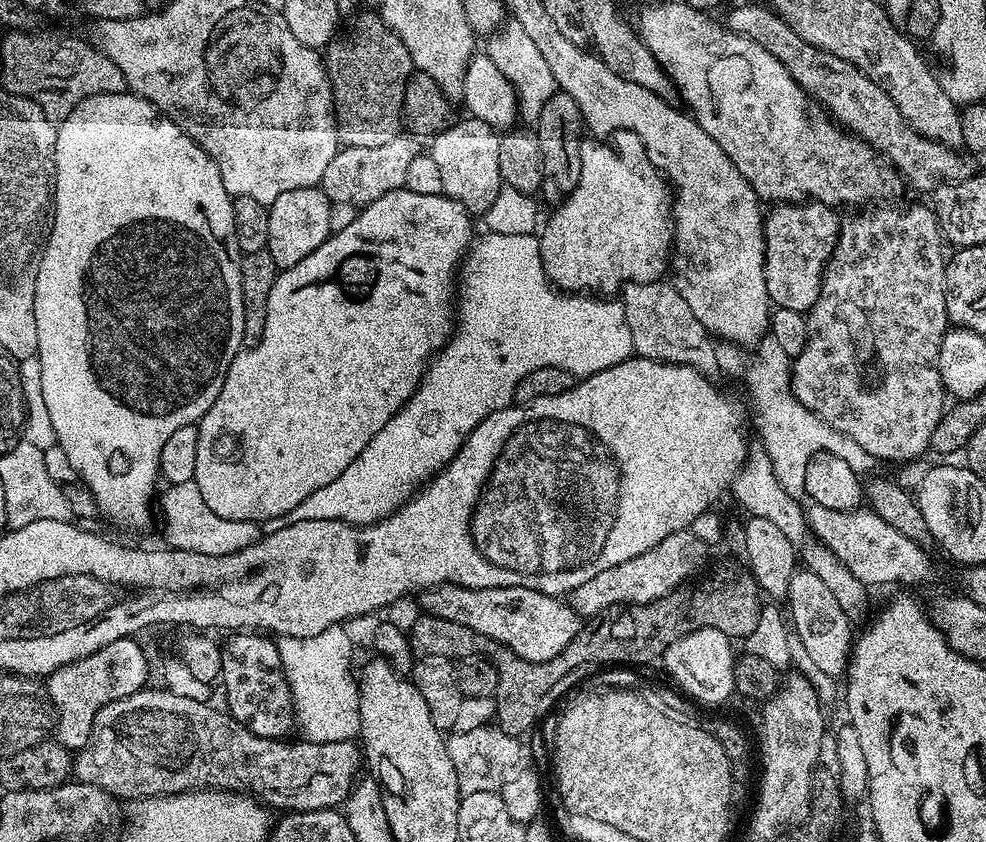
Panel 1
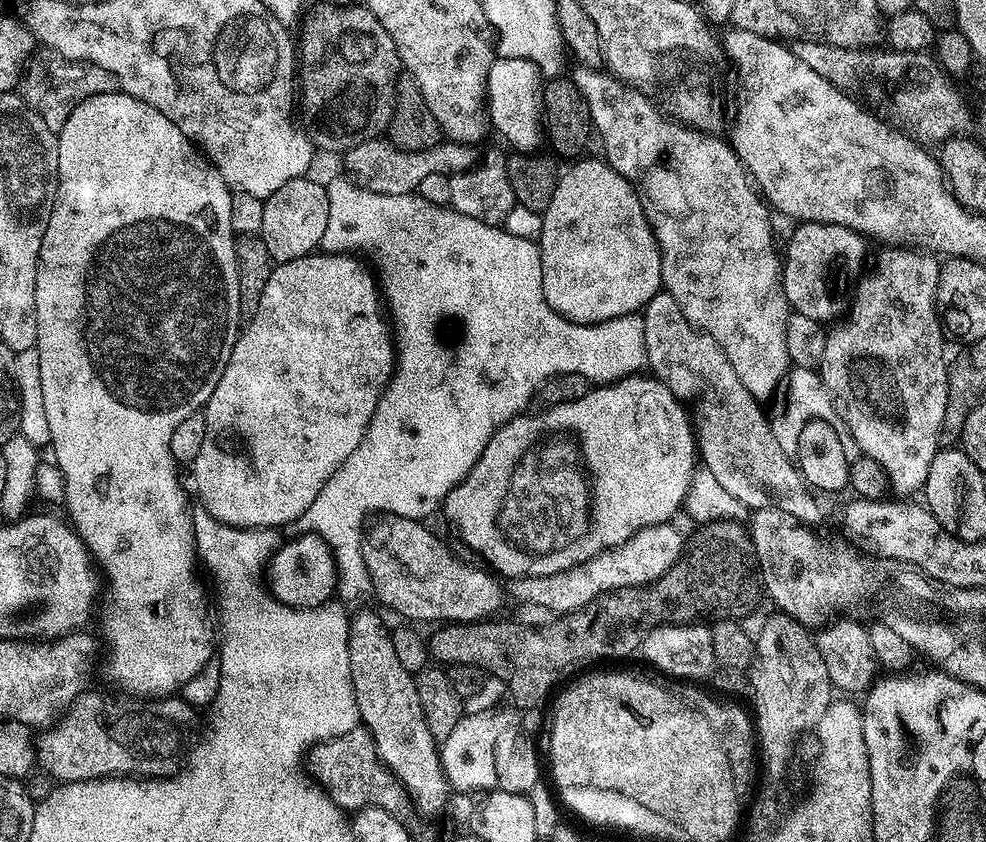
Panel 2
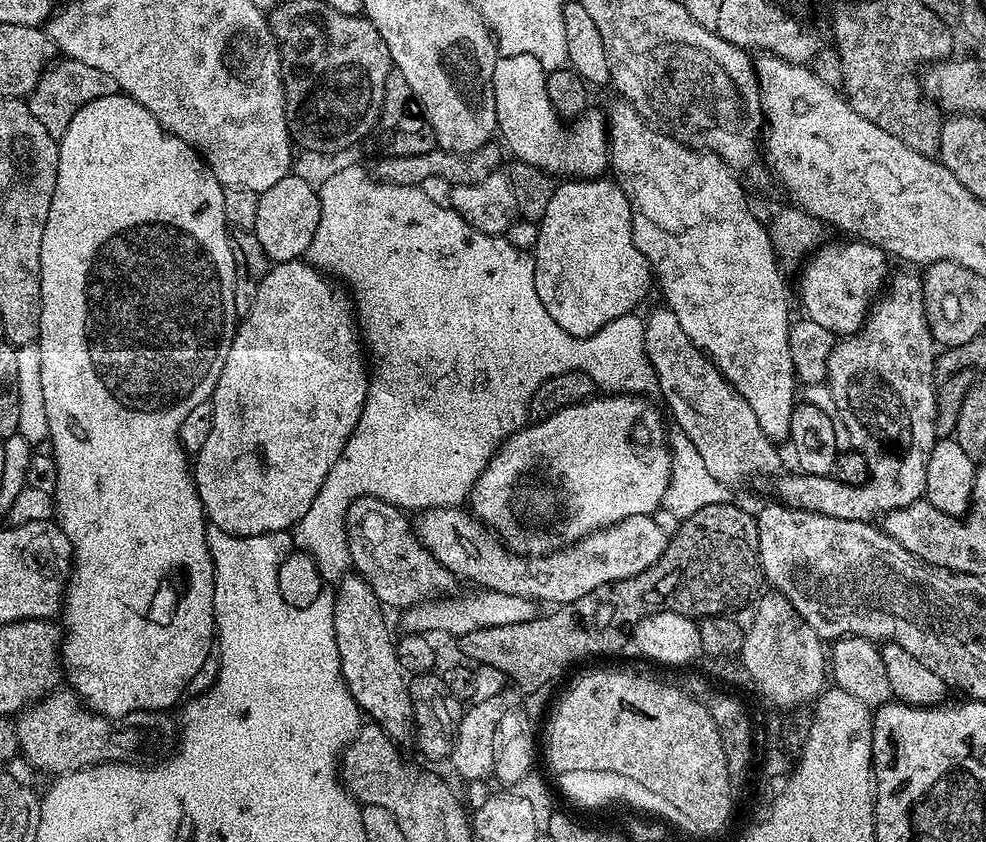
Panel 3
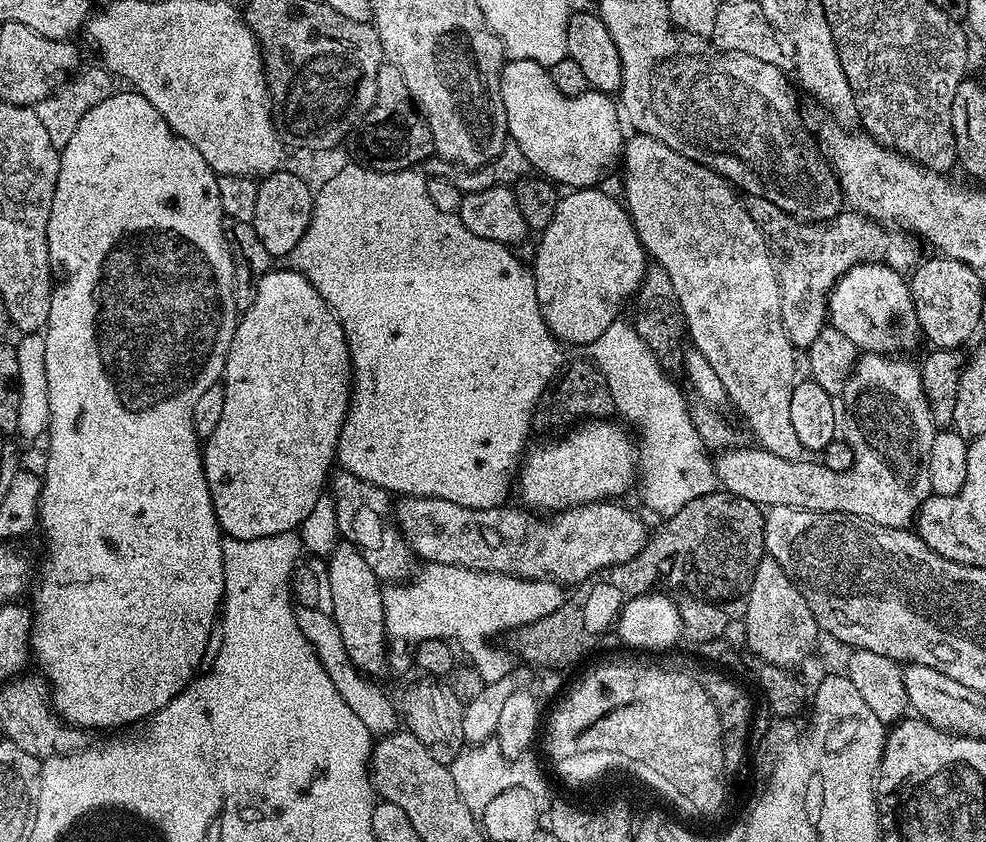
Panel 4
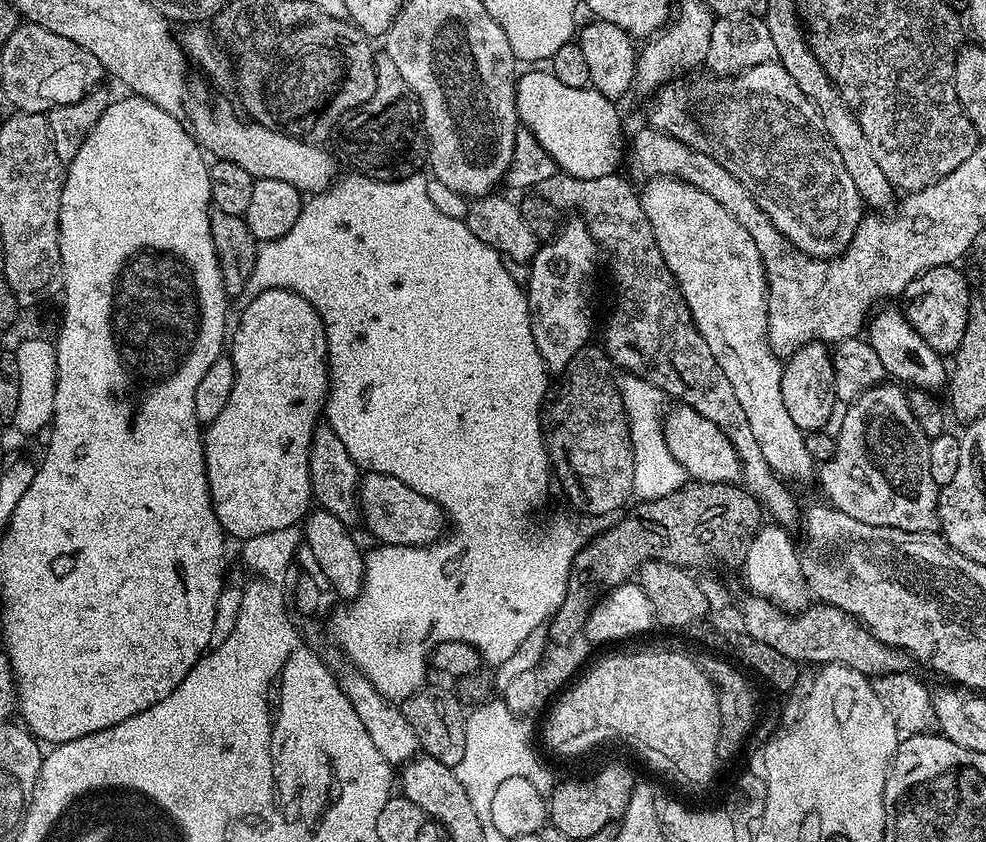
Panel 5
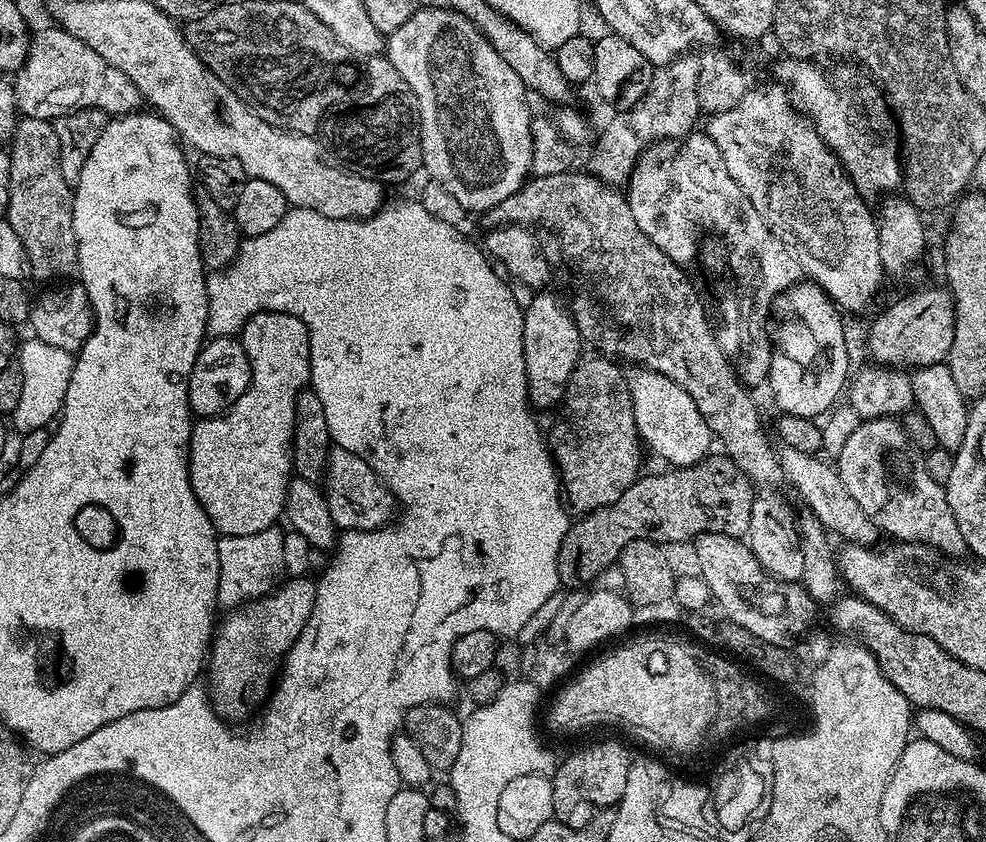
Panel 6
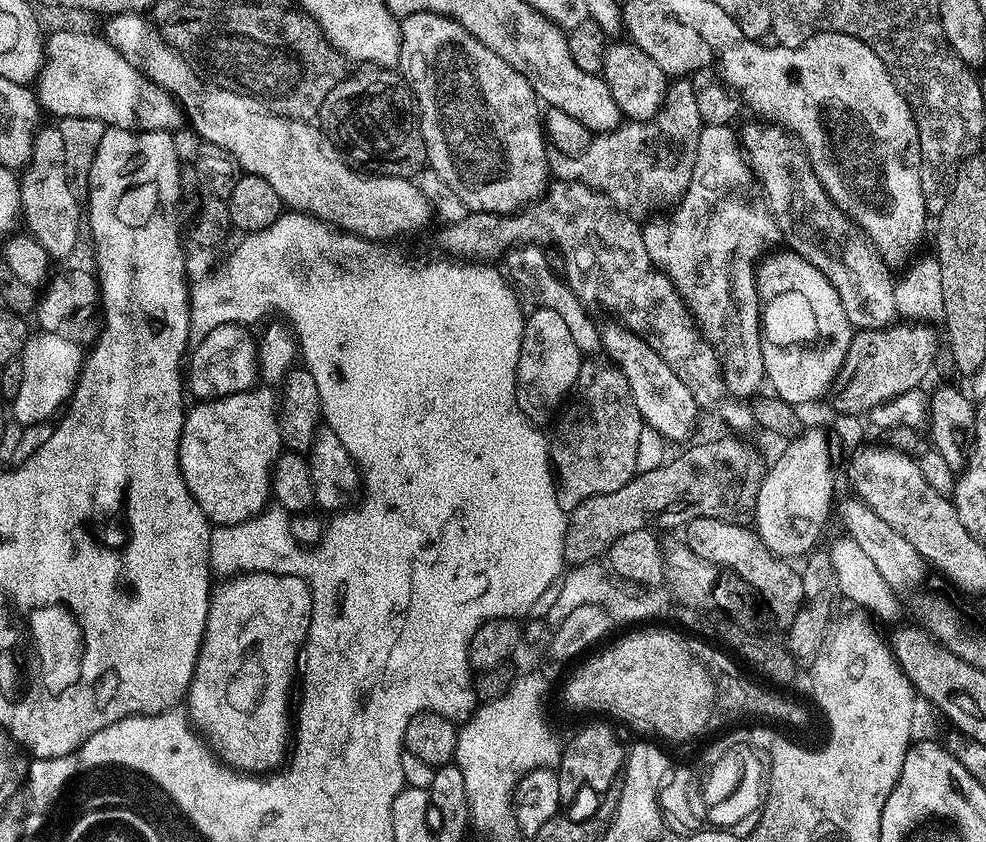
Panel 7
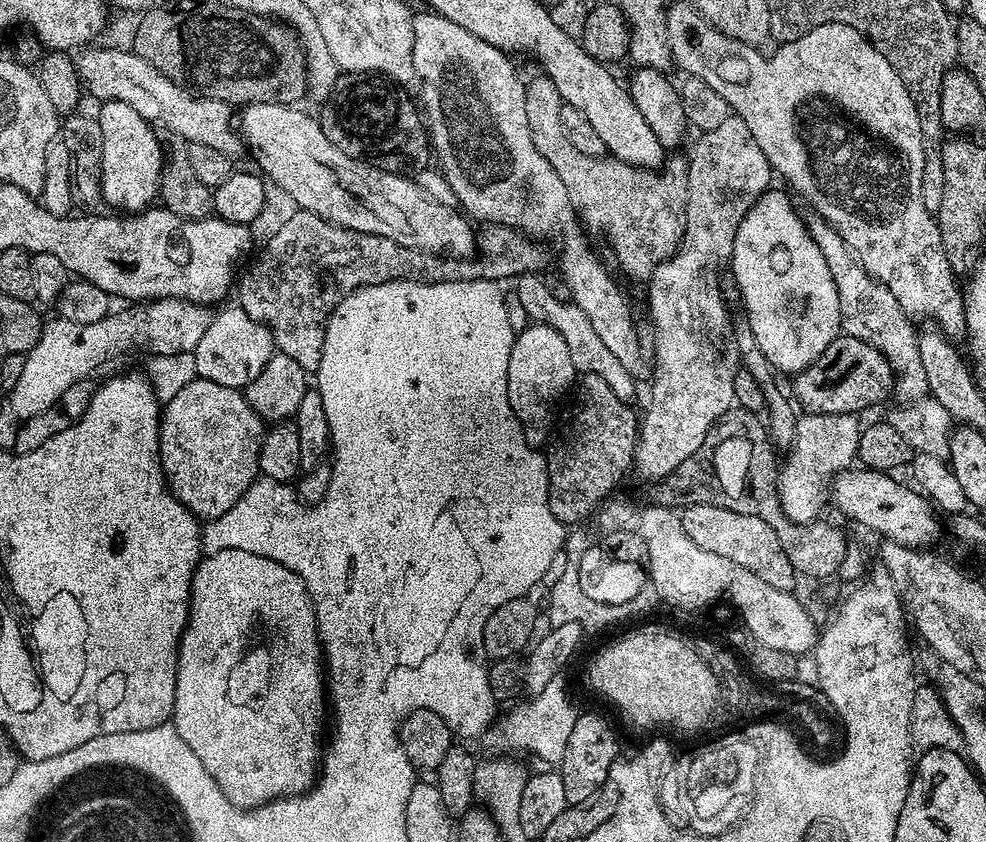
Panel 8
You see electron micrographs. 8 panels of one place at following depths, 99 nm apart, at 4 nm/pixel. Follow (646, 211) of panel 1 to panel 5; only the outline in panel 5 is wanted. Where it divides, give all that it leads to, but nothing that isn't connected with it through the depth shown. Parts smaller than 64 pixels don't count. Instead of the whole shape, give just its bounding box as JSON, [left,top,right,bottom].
[526,222,598,374]

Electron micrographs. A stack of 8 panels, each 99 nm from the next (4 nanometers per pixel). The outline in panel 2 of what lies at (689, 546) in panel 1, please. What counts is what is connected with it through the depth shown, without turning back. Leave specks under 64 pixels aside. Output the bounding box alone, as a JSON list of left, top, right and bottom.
[512,522,686,614]

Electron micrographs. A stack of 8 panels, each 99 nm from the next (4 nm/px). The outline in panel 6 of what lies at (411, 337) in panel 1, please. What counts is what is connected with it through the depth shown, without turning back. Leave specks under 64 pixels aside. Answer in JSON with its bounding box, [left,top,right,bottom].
[188,312,312,536]

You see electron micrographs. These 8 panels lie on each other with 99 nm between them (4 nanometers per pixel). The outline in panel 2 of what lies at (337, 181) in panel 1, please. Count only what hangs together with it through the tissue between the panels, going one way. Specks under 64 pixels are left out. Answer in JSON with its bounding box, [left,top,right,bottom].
[343,138,476,196]

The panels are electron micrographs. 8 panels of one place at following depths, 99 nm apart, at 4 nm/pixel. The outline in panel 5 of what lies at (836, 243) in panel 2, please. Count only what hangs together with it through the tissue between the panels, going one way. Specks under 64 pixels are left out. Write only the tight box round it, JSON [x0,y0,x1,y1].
[866,306,950,393]

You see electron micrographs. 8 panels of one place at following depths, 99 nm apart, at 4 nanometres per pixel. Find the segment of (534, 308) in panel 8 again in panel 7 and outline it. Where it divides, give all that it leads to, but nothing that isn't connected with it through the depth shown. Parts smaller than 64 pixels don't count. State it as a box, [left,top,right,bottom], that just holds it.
[506,244,600,354]

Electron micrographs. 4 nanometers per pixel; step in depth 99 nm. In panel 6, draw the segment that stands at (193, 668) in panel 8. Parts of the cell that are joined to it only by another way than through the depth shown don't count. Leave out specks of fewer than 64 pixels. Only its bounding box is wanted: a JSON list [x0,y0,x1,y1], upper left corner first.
[206,578,316,718]

